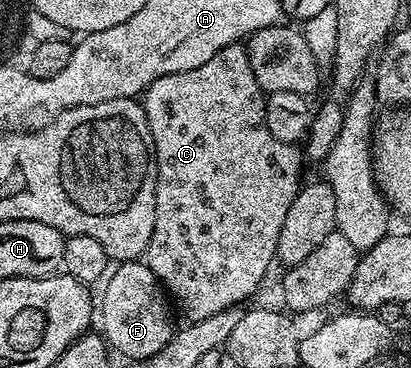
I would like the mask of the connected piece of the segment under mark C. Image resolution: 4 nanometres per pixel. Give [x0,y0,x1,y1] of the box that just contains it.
[141,42,304,322]

